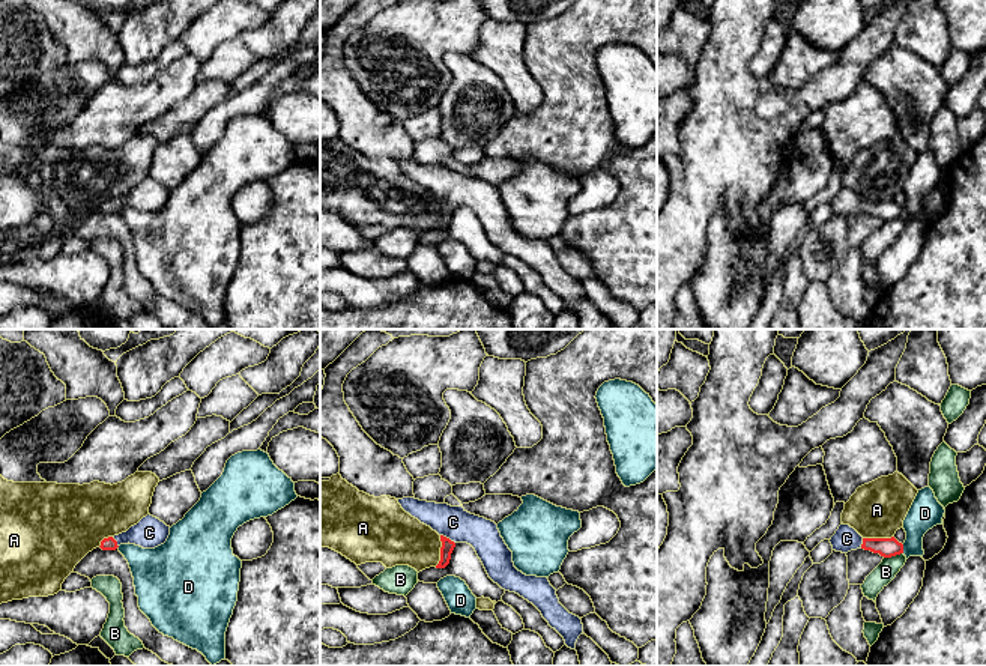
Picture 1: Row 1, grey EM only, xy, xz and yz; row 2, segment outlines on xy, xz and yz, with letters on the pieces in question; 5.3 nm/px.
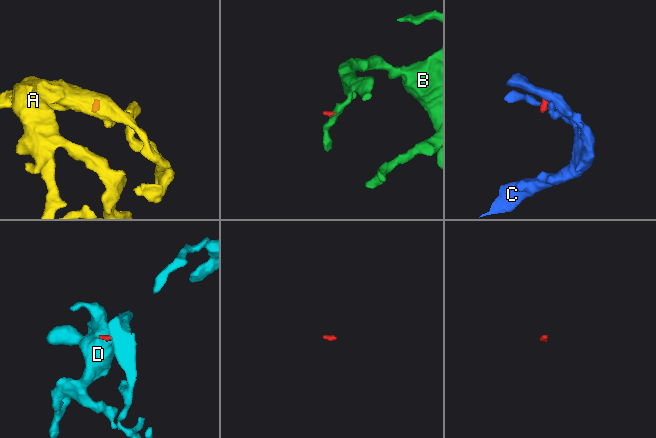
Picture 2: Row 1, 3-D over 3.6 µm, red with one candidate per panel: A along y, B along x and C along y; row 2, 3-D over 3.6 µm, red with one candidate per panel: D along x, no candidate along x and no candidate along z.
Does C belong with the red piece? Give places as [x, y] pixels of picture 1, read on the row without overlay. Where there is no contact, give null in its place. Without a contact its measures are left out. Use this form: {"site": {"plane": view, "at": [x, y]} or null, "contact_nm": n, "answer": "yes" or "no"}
{"site": {"plane": "xz", "at": [448, 202]}, "contact_nm": 90, "answer": "yes"}

